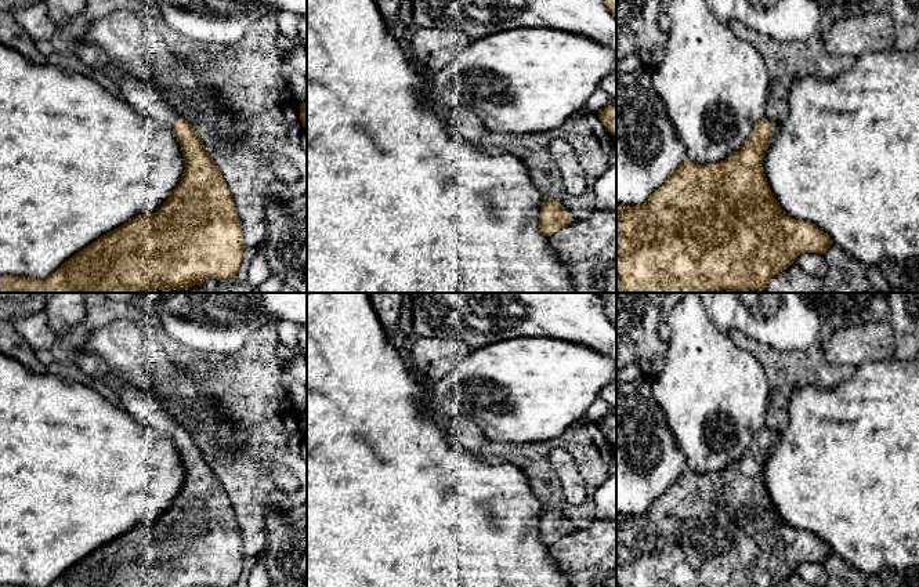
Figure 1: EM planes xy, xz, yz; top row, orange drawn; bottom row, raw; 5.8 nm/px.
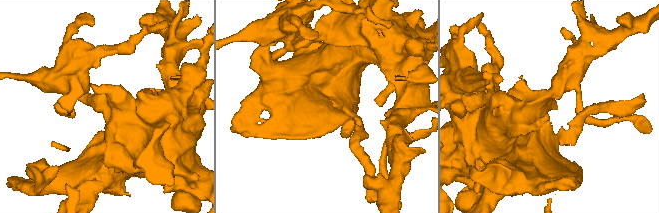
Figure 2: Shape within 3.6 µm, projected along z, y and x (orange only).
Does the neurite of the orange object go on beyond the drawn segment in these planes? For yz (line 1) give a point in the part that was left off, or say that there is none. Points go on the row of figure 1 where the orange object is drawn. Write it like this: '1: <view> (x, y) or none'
1: none

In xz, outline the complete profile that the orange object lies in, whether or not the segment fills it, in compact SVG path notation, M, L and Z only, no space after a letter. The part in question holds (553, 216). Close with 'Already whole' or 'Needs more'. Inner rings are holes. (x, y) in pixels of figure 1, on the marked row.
M546 200L542 206L539 215L540 232L546 236L551 236L561 228L571 224L574 218L569 211L556 200Z. Already whole

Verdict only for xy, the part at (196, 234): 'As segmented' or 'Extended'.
Extended

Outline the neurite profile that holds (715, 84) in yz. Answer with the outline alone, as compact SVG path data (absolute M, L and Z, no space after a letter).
M672 0L666 55L652 70L652 86L666 106L687 159L716 164L739 151L757 123L766 119L768 70L761 52L720 22L705 0Z

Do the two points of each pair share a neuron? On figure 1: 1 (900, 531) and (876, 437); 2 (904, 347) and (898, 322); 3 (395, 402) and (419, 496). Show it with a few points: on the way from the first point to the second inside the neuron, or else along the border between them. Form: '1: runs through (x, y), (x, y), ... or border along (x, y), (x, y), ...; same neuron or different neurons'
1: runs through (900, 507), (900, 460); same neuron
2: runs through (904, 341), (904, 328); same neuron
3: runs through (395, 426), (395, 473); same neuron

